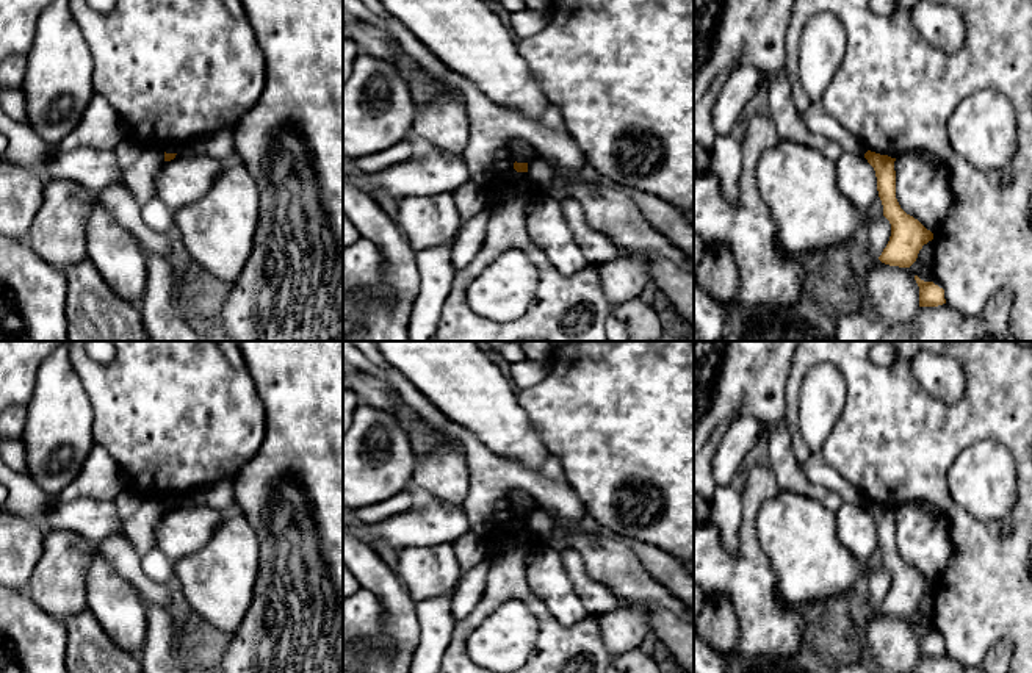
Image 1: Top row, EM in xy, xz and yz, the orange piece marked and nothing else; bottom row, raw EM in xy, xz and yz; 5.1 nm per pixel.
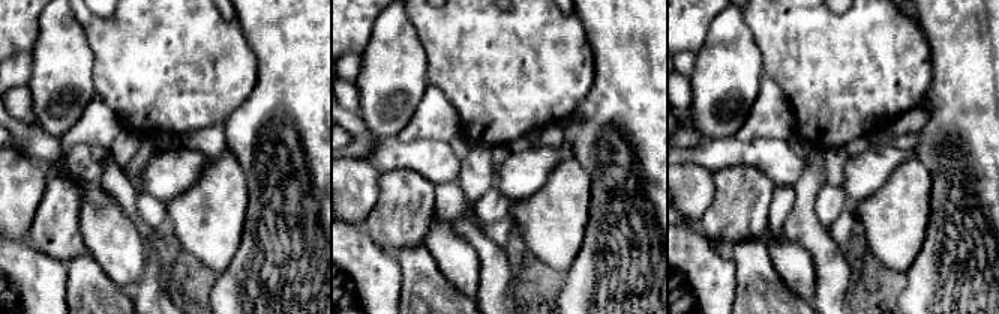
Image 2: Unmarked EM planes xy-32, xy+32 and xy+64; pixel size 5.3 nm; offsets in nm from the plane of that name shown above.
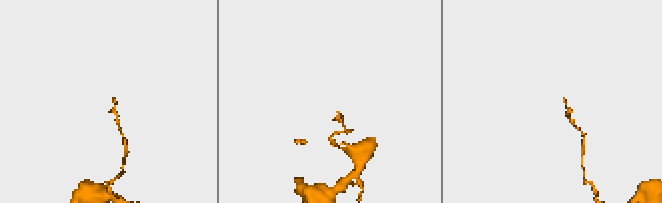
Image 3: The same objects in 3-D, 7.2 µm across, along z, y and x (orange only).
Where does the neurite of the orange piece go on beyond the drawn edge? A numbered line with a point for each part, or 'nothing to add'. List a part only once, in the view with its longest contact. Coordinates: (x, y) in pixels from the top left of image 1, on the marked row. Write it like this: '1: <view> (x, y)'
nothing to add

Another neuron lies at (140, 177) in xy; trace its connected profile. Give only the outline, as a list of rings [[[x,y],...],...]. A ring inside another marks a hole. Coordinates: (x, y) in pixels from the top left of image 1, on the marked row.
[[[147,146],[136,161],[124,172],[124,185],[139,207],[155,197],[155,178],[164,163],[164,152]]]

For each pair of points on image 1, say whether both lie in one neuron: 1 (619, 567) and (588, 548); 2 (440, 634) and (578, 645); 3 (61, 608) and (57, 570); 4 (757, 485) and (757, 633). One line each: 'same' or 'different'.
1: same
2: different
3: same
4: same

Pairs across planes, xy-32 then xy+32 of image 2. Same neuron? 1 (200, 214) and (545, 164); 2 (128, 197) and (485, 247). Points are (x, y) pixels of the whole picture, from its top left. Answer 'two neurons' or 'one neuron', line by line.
1: two neurons
2: two neurons

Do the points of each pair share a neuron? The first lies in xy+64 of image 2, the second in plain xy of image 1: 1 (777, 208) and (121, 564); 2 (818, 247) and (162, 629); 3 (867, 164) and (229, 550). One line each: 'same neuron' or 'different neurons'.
1: same neuron
2: same neuron
3: different neurons

